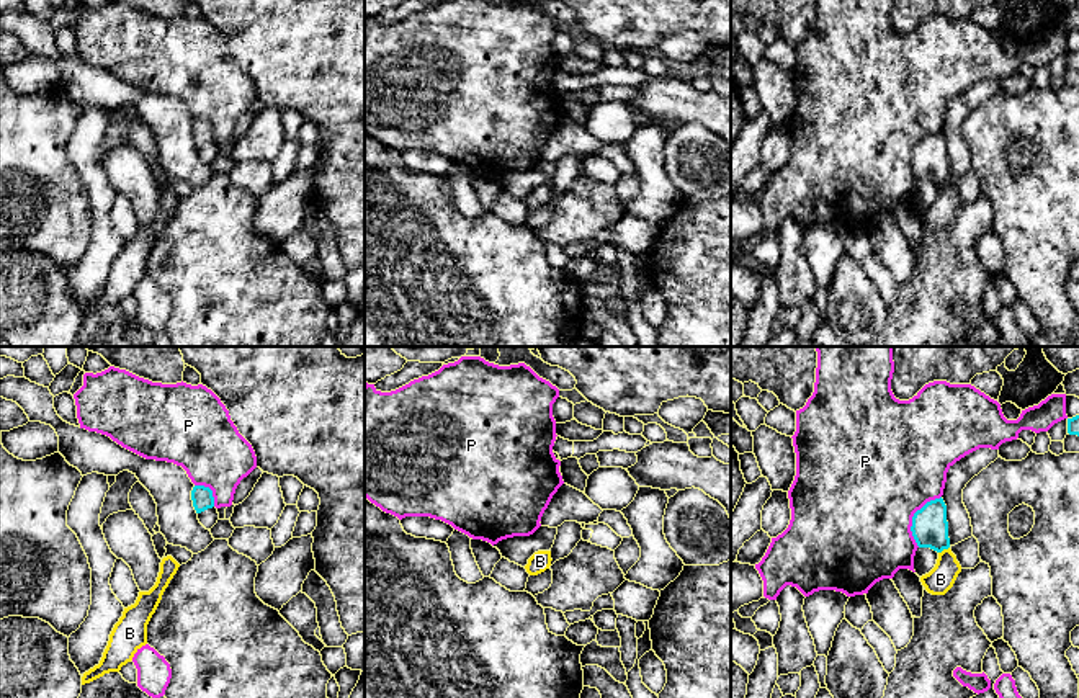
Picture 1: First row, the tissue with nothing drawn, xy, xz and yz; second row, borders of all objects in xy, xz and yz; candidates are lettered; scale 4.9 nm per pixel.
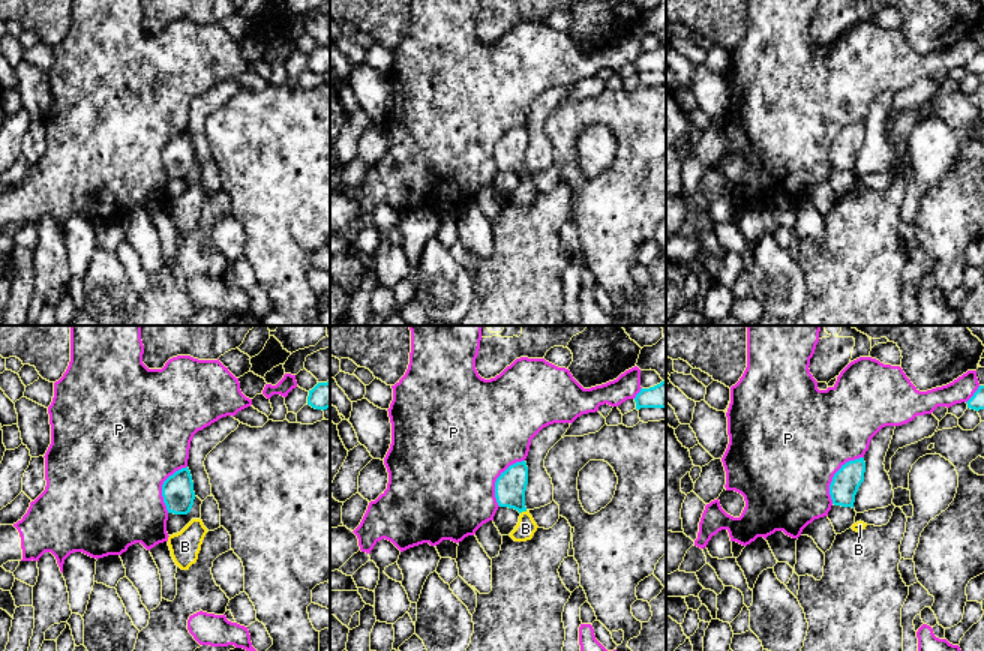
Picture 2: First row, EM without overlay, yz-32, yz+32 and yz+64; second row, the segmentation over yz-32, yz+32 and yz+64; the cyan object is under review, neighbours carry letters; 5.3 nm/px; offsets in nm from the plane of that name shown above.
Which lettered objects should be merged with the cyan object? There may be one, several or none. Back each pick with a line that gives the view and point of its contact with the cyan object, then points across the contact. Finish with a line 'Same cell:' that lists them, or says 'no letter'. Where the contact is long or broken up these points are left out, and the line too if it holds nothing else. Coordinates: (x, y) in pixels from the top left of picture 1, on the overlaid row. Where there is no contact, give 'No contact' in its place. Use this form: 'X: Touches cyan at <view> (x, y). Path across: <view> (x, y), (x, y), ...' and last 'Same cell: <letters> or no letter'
Same cell: no letter

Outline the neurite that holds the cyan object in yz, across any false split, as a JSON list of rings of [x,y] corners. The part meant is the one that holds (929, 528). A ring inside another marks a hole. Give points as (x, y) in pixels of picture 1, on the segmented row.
[[[942,497],[927,502],[914,513],[911,531],[919,548],[937,553],[950,548],[947,505]]]

